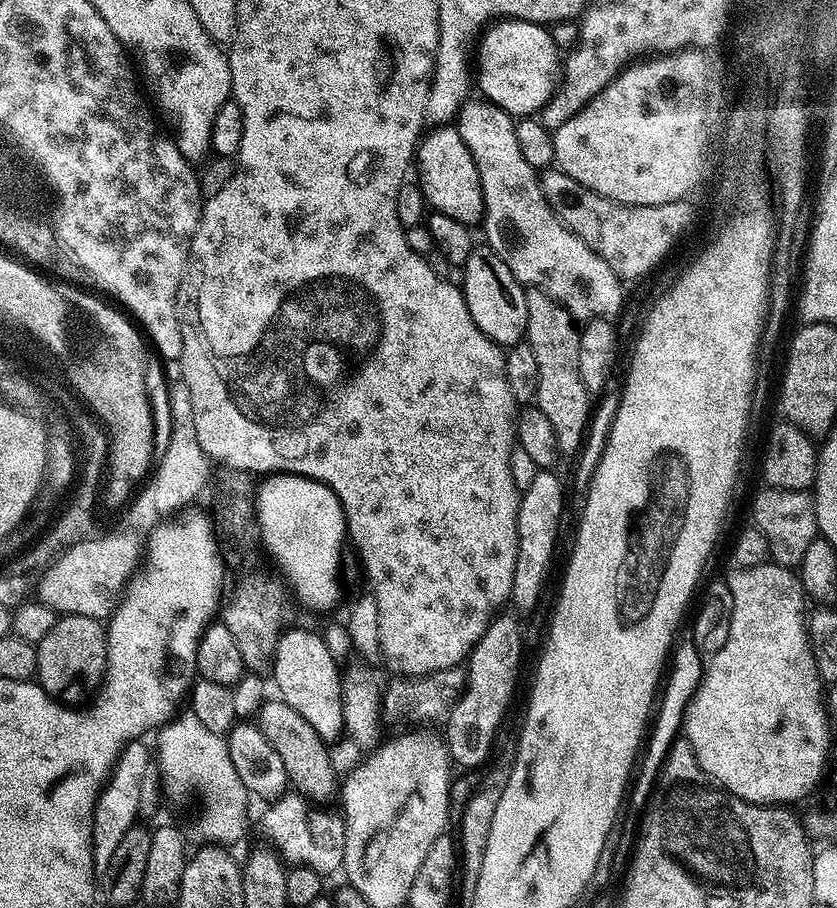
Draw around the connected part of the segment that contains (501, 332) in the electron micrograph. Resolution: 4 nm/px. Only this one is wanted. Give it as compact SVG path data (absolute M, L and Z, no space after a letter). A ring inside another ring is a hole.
M489 246L473 247L470 258L462 265L462 291L470 317L482 334L500 348L507 350L527 337L528 294L525 285L516 280L510 267Z

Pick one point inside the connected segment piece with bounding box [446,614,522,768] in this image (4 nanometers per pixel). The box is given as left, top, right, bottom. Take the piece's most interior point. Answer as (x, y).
(495, 661)

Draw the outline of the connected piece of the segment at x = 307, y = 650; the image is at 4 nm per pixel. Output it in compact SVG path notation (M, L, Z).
M289 627L281 635L272 663L271 679L276 679L279 699L286 701L326 742L333 742L345 735L342 718L342 668L330 658L323 635L319 631L307 632L304 628Z

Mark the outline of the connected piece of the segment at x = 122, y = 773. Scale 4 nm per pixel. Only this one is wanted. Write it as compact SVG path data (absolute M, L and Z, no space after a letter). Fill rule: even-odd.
M132 741L125 745L123 753L116 762L113 772L99 796L92 819L92 860L97 873L105 873L110 864L111 855L122 842L126 831L135 827L139 819L142 778L150 770L152 752L144 744L145 741Z

